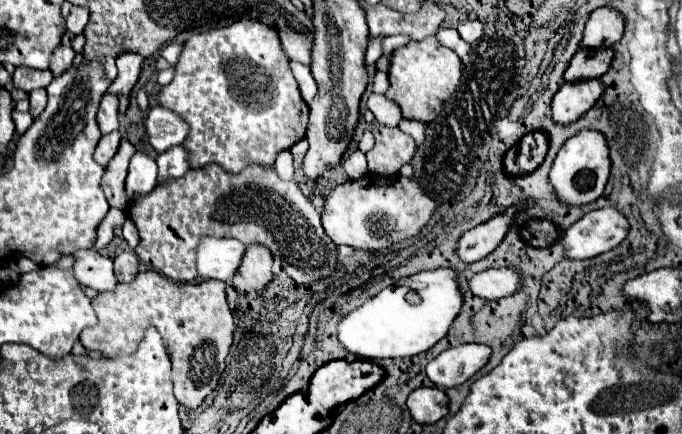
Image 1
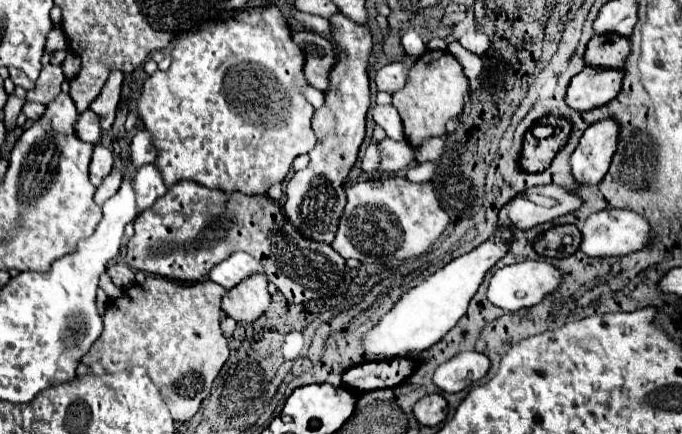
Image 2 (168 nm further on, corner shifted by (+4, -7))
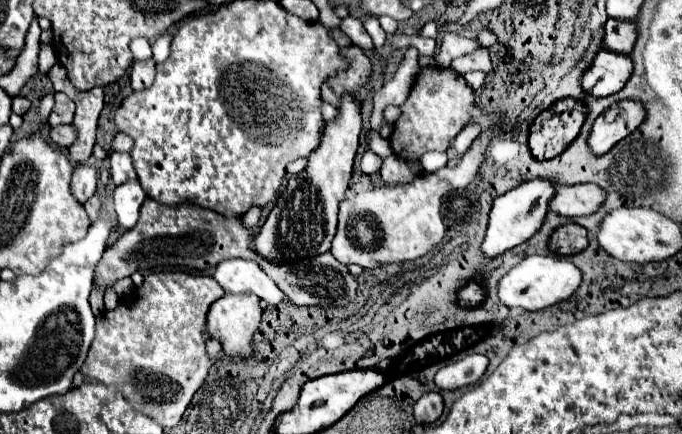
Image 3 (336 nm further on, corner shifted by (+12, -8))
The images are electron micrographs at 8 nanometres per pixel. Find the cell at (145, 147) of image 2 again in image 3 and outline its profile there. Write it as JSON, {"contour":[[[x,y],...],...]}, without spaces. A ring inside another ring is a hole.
{"contour":[[[112,153],[110,155],[110,175],[116,185],[126,183],[128,179],[136,179],[132,155],[130,153]]]}

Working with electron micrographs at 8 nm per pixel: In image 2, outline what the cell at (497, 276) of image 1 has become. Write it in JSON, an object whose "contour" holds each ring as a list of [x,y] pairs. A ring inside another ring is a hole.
{"contour":[[[526,260],[520,264],[512,264],[512,266],[504,266],[500,268],[488,286],[488,300],[496,306],[500,306],[502,310],[514,312],[520,308],[532,308],[536,304],[540,304],[548,294],[552,294],[564,280],[562,270],[558,270],[556,266],[552,266],[546,260]]]}

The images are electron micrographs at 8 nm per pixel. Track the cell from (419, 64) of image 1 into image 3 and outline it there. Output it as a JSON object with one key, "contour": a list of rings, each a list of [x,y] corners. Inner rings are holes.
{"contour":[[[428,67],[420,71],[406,103],[400,105],[400,117],[394,123],[390,137],[394,153],[406,161],[416,161],[426,151],[446,151],[452,139],[470,121],[470,105],[474,105],[474,91],[458,71],[452,71],[450,67]]]}

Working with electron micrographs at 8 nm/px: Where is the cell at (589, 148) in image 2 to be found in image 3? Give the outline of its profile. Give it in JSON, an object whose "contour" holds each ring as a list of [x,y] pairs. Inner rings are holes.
{"contour":[[[620,101],[604,111],[592,125],[588,149],[594,155],[604,155],[612,145],[630,135],[644,121],[644,107],[636,101]]]}

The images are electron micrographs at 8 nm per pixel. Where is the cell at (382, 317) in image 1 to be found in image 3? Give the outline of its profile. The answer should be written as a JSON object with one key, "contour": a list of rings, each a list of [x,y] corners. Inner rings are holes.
{"contour":[[[532,179],[532,181],[518,185],[516,189],[508,191],[506,195],[498,197],[492,205],[488,231],[486,231],[486,237],[480,247],[482,255],[486,259],[494,259],[494,257],[506,253],[508,249],[528,241],[540,229],[540,225],[546,217],[546,211],[548,211],[548,201],[552,195],[554,195],[554,183],[550,183],[548,179]]]}

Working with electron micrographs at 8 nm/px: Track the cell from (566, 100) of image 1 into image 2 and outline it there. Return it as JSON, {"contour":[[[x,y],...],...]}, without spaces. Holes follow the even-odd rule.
{"contour":[[[586,66],[570,82],[566,102],[576,110],[592,110],[608,104],[622,90],[624,70]]]}

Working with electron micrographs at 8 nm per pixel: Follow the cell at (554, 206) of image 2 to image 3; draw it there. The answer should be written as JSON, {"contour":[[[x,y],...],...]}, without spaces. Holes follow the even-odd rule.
{"contour":[[[584,183],[584,185],[556,185],[556,195],[552,197],[550,211],[562,217],[578,217],[594,213],[602,201],[604,191],[598,185]]]}

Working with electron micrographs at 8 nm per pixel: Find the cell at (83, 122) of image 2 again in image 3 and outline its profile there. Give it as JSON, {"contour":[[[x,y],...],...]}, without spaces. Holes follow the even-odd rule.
{"contour":[[[60,125],[60,127],[52,127],[50,129],[50,139],[56,145],[62,147],[70,147],[76,141],[76,127],[72,125]]]}

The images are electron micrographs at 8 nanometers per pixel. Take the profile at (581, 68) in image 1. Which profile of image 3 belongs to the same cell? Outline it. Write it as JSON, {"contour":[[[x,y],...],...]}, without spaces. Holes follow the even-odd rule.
{"contour":[[[608,19],[604,25],[604,39],[602,47],[610,49],[612,53],[628,55],[636,41],[636,23],[634,21],[616,21]]]}

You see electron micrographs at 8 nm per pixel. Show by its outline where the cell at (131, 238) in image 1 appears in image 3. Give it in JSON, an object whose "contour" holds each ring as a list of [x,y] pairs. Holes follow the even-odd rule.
{"contour":[[[132,179],[124,185],[118,185],[114,191],[114,205],[118,215],[120,229],[132,229],[138,221],[138,211],[146,199],[144,189],[140,189],[138,179]]]}

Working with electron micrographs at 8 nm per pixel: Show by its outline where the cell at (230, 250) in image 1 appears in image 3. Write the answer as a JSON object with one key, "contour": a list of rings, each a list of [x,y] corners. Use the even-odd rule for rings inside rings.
{"contour":[[[224,259],[222,263],[218,263],[212,277],[220,283],[224,291],[230,293],[254,291],[270,307],[276,307],[280,301],[284,301],[284,293],[254,261]]]}

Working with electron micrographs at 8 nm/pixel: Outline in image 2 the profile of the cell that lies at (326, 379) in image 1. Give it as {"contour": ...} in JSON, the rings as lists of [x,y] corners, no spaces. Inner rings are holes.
{"contour":[[[392,358],[384,362],[368,362],[350,368],[342,384],[348,388],[354,388],[358,392],[378,390],[378,388],[392,388],[398,386],[402,380],[406,380],[416,368],[416,360],[412,358]]]}

